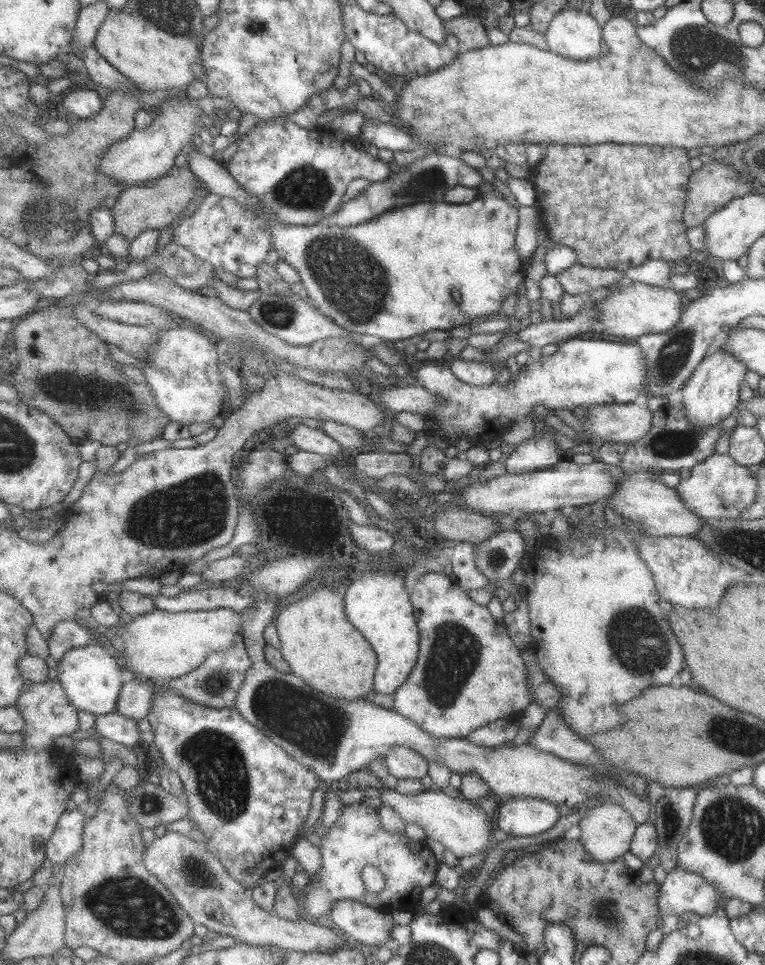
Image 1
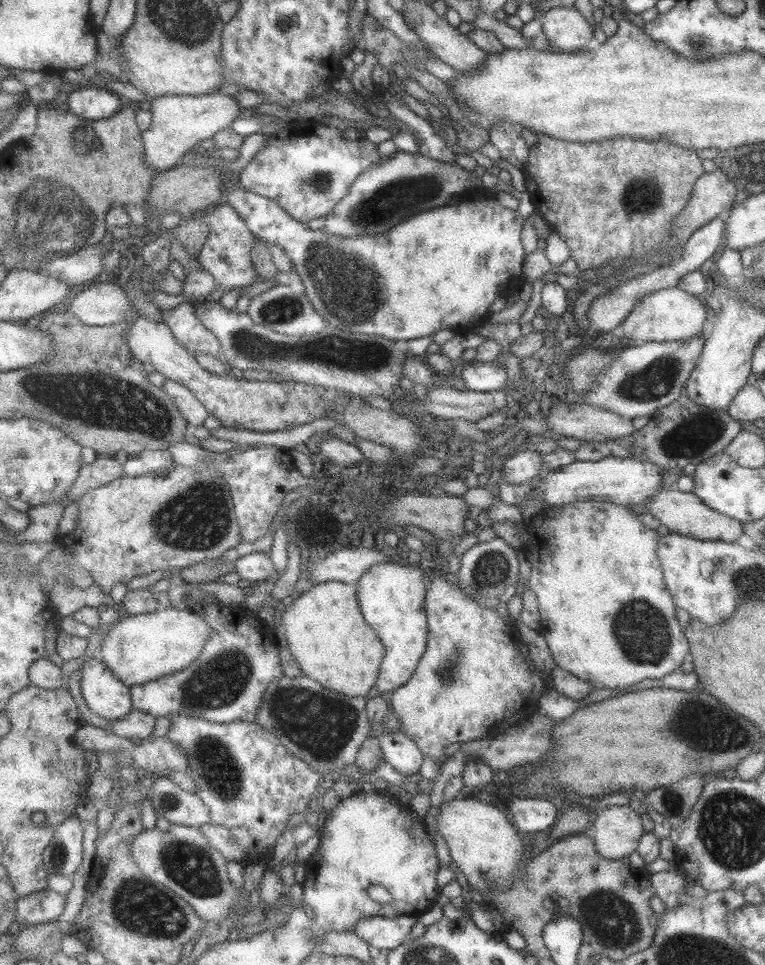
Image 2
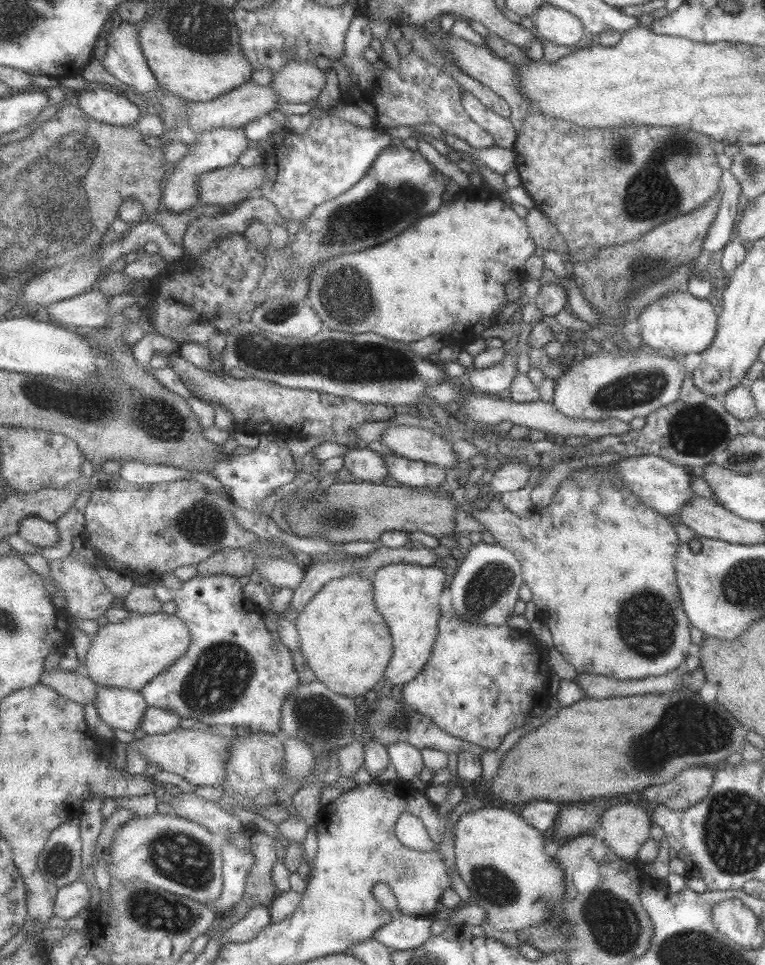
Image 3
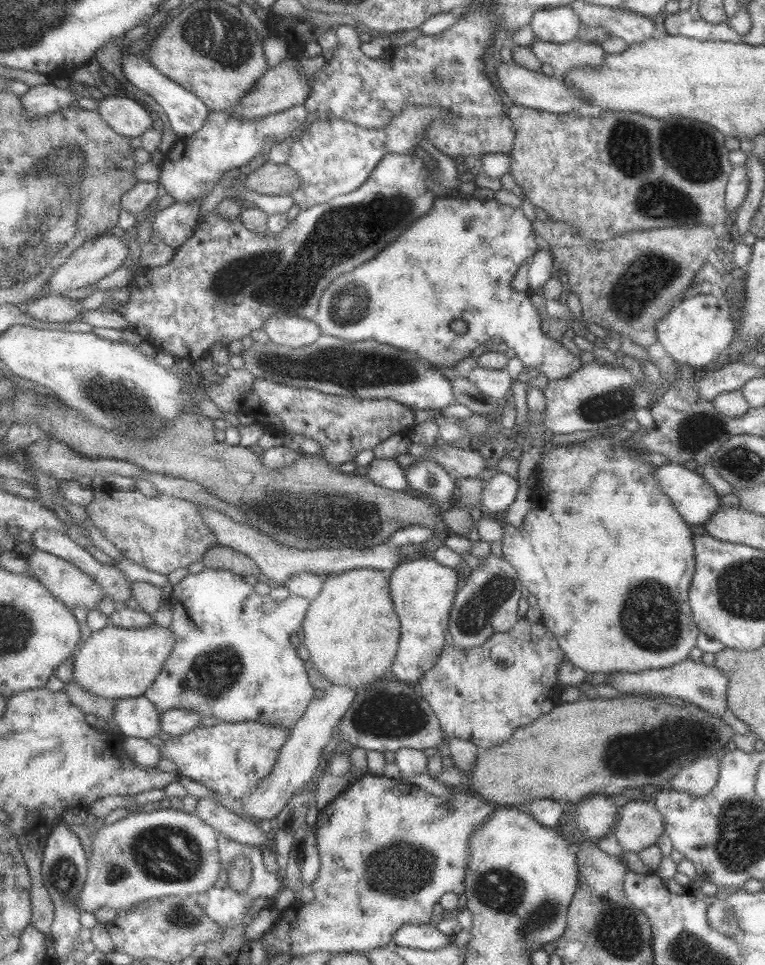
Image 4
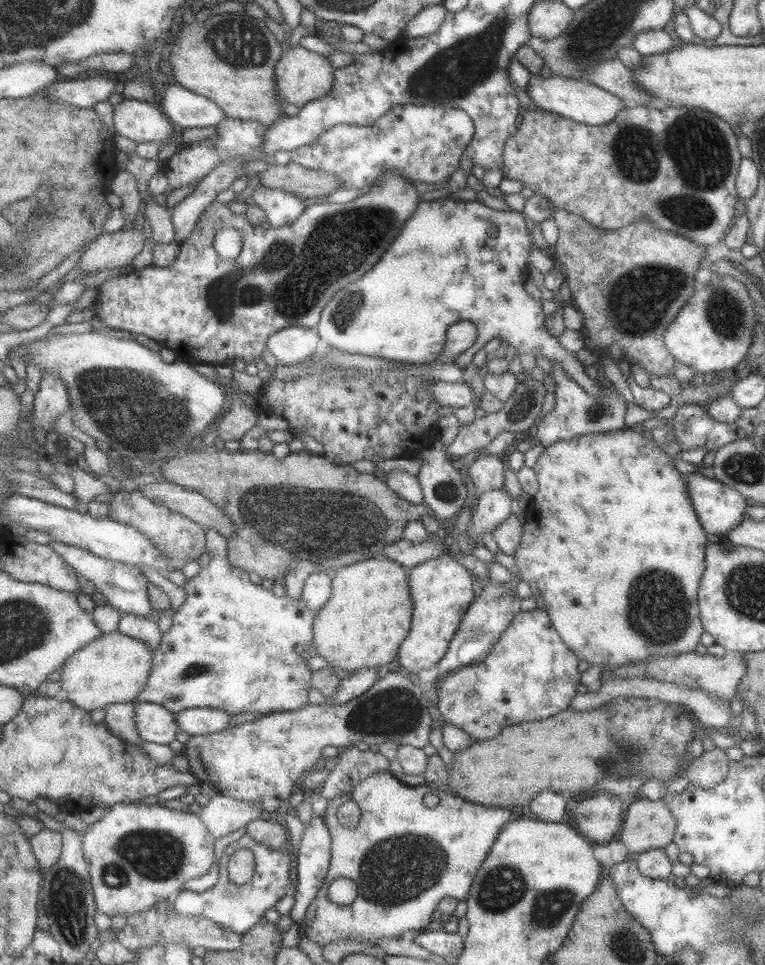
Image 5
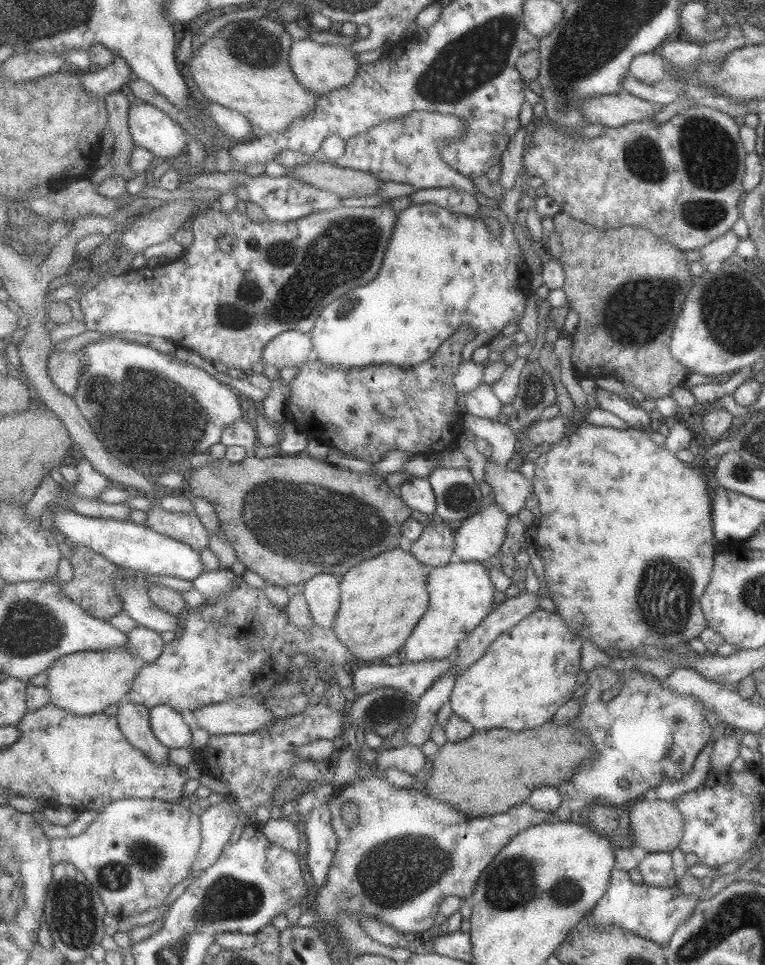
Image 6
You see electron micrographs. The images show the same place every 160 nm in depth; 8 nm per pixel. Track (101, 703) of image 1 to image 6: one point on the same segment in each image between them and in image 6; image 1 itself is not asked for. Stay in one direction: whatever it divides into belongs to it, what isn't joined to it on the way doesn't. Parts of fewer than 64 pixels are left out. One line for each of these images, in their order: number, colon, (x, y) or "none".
2: (109, 697)
3: (121, 708)
4: (138, 717)
5: (155, 723)
6: (168, 724)

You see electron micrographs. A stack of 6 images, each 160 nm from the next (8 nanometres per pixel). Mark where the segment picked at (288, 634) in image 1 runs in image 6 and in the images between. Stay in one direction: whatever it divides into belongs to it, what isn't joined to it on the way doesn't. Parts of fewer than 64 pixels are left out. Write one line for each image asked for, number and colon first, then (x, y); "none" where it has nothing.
2: (330, 638)
3: (347, 642)
4: (352, 631)
5: (363, 625)
6: (383, 599)

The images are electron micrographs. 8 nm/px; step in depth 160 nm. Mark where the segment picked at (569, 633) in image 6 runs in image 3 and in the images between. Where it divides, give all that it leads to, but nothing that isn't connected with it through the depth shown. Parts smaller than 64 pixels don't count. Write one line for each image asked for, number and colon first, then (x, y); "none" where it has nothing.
3: (478, 685)
4: (481, 694)
5: (531, 675)

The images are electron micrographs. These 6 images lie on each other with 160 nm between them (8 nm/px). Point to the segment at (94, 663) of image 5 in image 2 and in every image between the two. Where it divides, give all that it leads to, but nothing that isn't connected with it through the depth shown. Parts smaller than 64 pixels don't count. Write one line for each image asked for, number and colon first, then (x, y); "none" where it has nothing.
2: (139, 649)
3: (130, 654)
4: (115, 663)

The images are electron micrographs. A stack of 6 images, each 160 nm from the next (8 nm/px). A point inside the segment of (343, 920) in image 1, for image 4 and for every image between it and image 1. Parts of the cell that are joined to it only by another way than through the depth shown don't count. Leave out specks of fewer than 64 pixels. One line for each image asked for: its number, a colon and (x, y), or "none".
2: (384, 934)
3: (404, 932)
4: (421, 936)

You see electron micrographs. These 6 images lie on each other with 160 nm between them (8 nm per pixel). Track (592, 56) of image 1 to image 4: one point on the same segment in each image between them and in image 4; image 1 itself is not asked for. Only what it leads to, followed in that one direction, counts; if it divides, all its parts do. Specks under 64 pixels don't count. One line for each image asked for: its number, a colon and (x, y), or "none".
2: (564, 27)
3: (556, 25)
4: (557, 25)

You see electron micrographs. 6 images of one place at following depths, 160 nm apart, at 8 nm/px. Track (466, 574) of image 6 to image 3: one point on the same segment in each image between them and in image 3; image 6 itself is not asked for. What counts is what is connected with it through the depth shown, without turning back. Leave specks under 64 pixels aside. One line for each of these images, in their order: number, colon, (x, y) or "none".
3: (407, 594)
4: (424, 590)
5: (442, 588)

